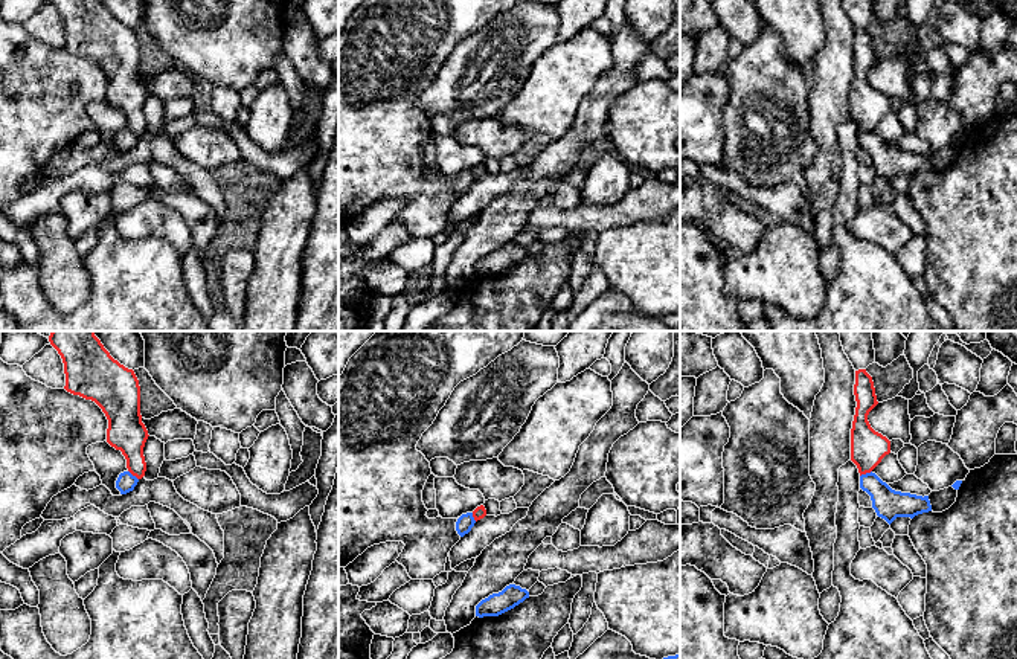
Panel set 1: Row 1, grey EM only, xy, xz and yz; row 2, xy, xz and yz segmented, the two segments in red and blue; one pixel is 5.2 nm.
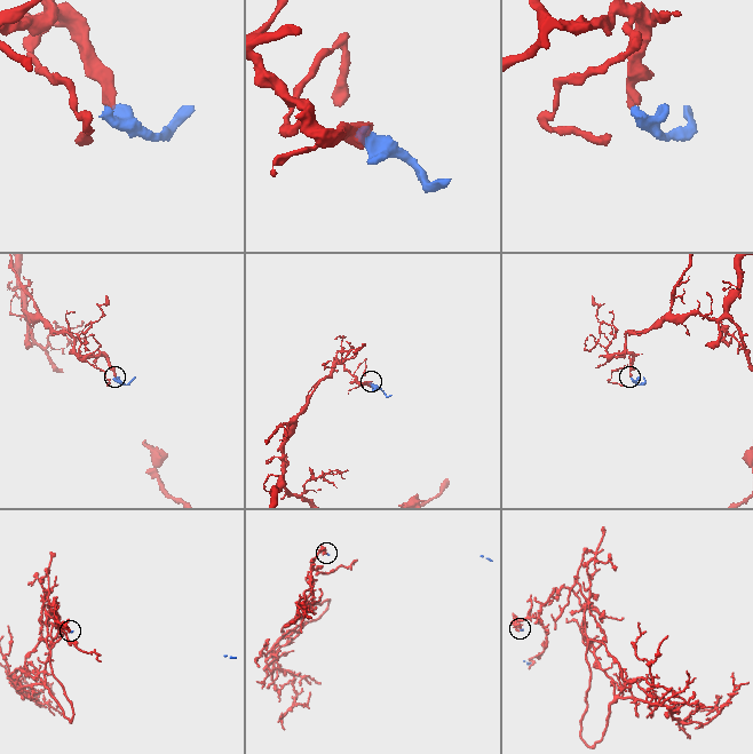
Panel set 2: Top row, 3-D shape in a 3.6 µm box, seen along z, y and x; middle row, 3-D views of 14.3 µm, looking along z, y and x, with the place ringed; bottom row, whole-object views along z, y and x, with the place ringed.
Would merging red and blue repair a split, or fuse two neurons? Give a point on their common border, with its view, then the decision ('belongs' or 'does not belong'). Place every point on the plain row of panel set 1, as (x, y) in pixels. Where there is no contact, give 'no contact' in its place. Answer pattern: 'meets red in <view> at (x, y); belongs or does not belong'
meets red in yz at (865, 131); does not belong

